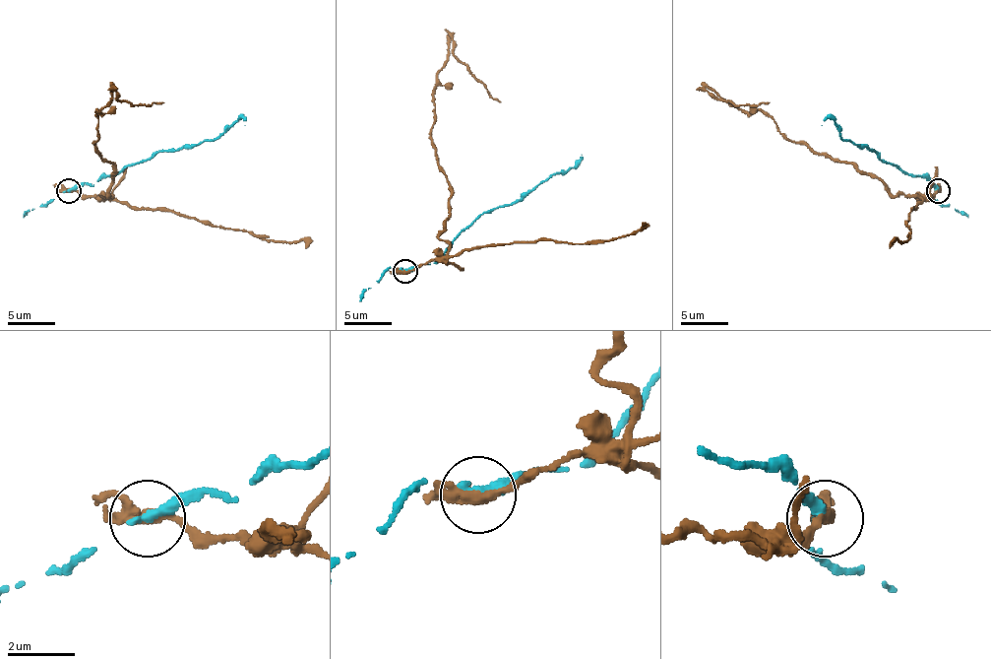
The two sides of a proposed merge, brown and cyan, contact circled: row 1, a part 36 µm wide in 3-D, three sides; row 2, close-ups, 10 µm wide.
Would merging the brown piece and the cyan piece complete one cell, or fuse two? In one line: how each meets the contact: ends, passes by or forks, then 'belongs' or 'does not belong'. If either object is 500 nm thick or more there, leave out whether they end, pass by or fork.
brown passes by; cyan ends; does not belong

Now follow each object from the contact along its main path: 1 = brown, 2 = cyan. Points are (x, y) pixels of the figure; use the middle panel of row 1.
1: (405, 271), (449, 249), (439, 232), (451, 187), (432, 125), (444, 61), (453, 53), (501, 101)
2: (405, 271), (434, 263), (451, 242), (482, 214), (520, 201), (551, 177), (568, 172), (582, 154)

